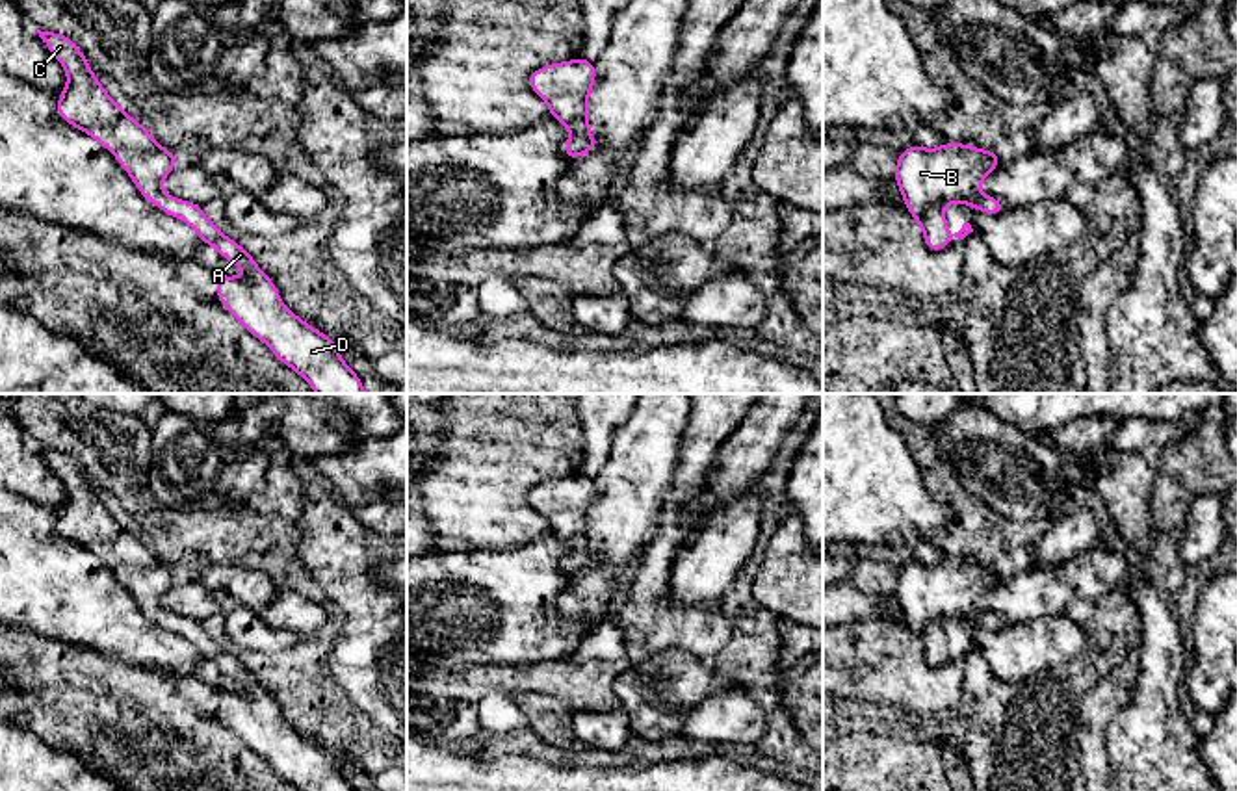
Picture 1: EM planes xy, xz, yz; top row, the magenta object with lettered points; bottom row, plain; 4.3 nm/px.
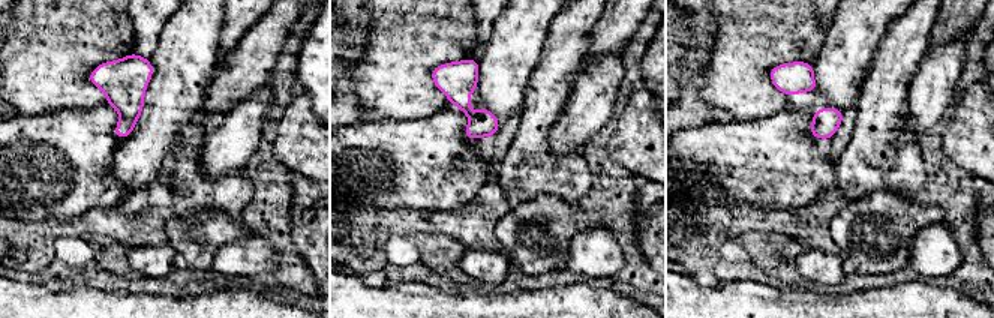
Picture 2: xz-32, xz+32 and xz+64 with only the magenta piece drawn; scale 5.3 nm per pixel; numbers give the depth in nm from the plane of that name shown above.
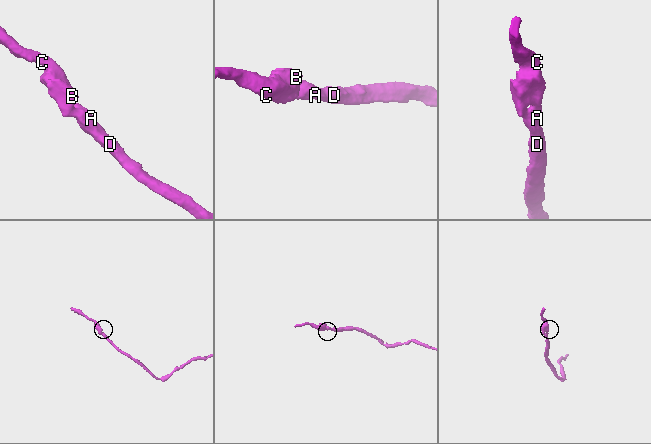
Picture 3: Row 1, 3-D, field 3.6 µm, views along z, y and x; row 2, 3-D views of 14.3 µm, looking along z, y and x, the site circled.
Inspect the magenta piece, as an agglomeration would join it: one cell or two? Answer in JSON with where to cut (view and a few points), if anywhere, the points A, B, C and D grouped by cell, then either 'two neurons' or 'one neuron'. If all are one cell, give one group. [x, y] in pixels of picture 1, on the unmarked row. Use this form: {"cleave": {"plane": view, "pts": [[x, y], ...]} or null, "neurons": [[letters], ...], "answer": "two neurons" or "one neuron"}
{"cleave": null, "neurons": [["A", "B", "C", "D"]], "answer": "one neuron"}

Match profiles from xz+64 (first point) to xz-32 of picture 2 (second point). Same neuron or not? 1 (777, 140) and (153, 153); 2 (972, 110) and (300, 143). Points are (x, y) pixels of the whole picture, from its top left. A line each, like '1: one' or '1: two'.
1: two
2: one

